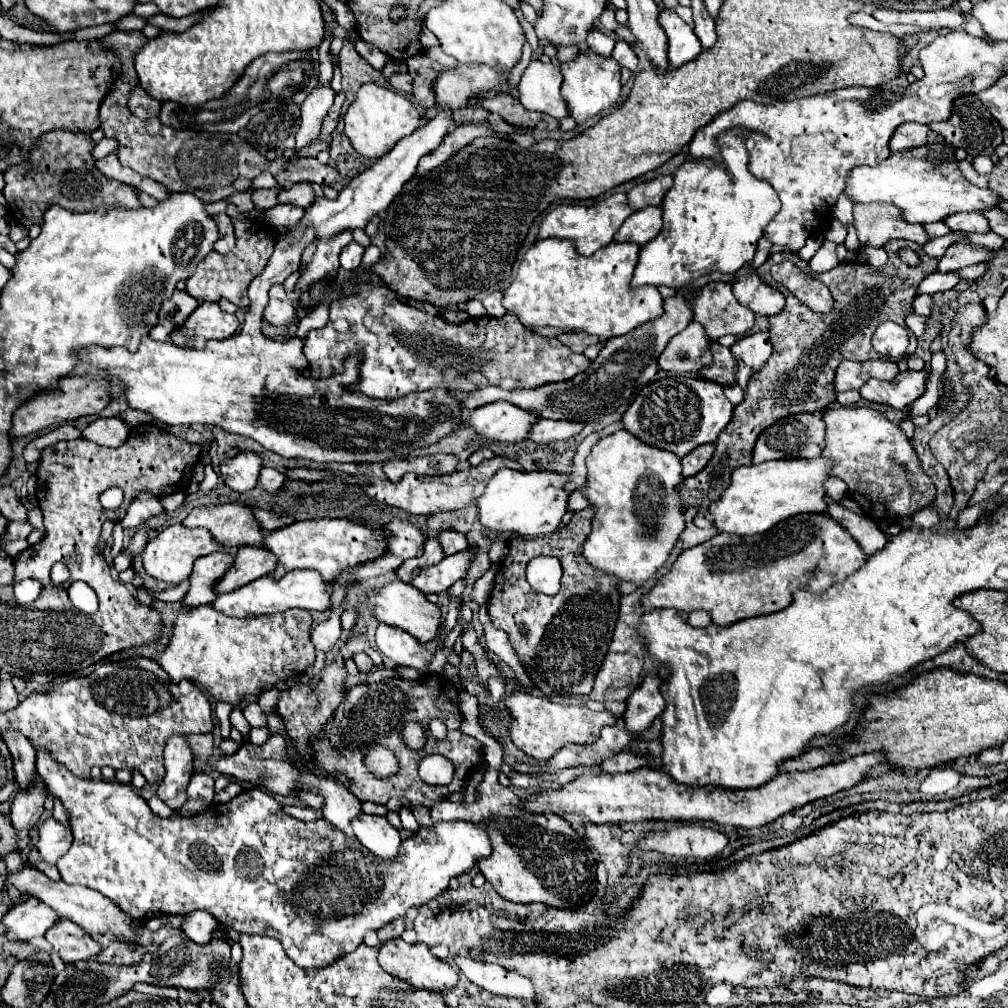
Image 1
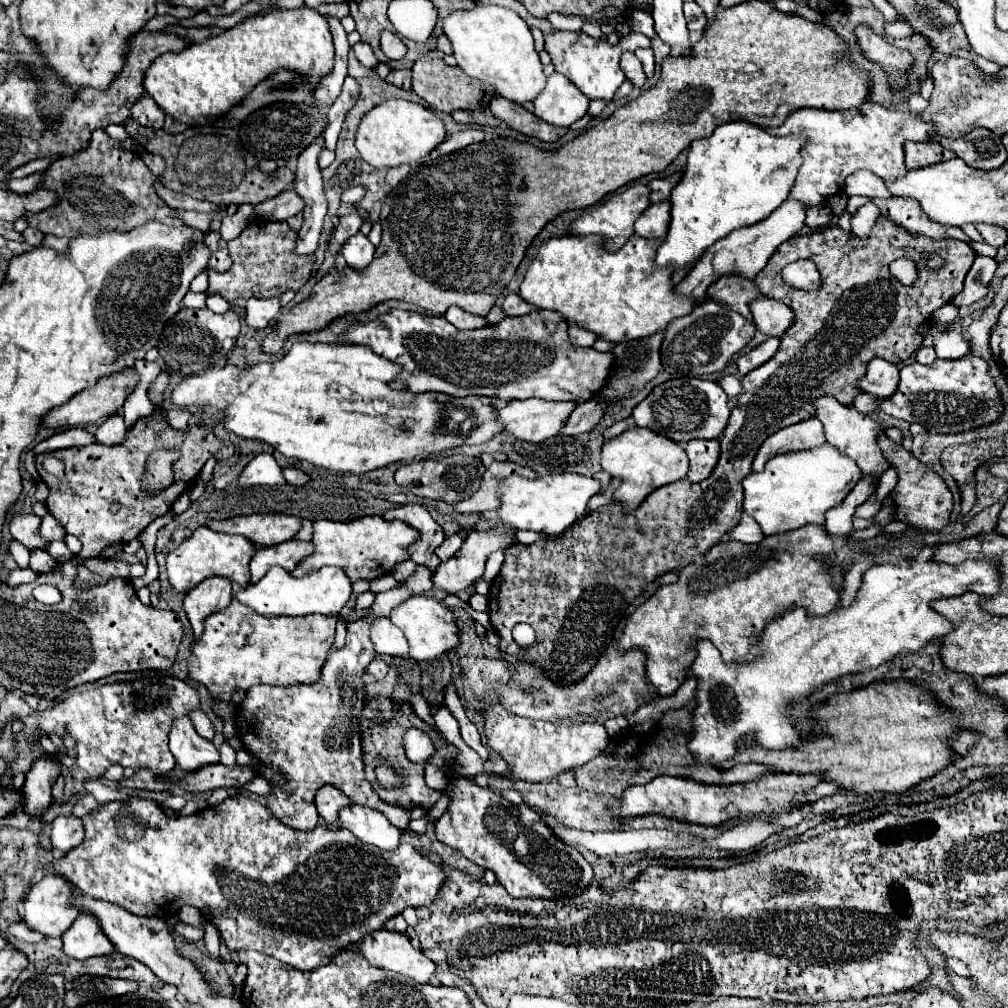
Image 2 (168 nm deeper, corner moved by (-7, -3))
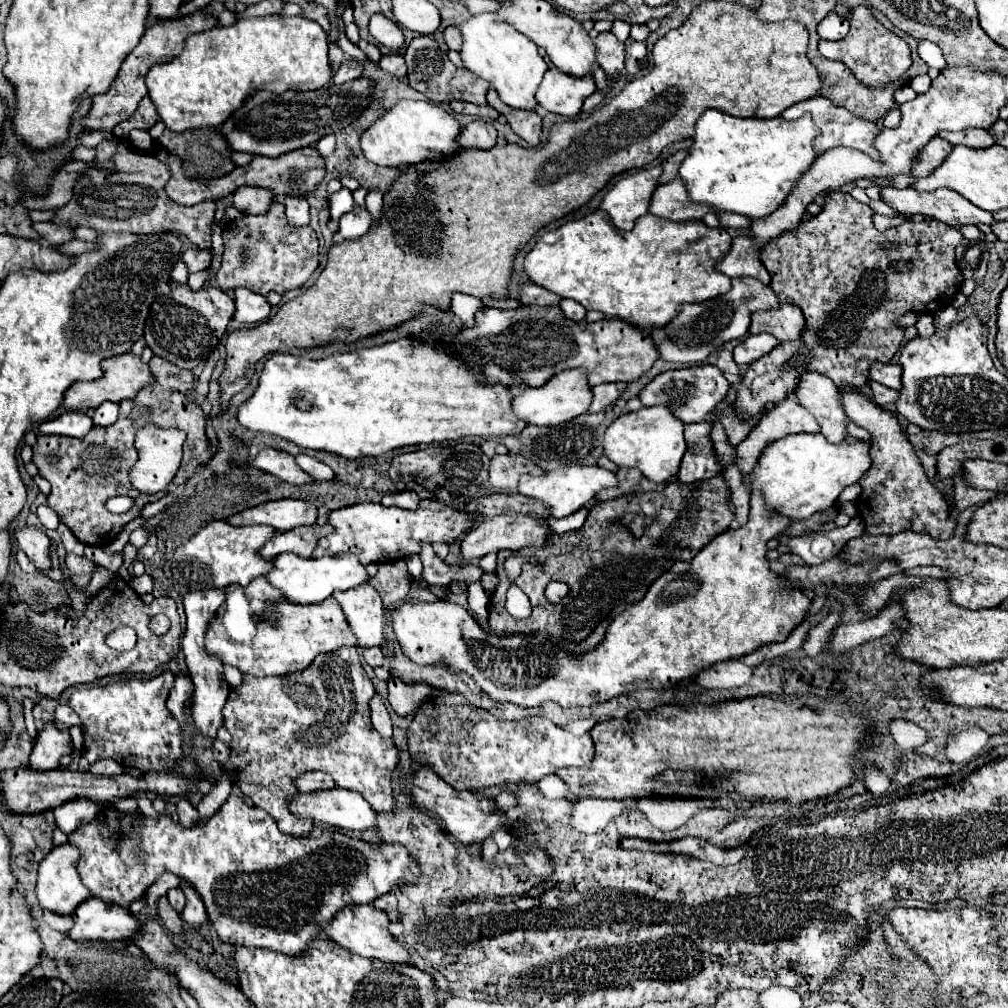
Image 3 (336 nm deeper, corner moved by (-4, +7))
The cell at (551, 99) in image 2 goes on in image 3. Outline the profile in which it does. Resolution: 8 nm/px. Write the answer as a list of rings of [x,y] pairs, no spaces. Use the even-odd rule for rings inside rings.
[[[552,67],[546,71],[542,79],[536,99],[546,111],[558,113],[562,117],[574,117],[578,115],[584,99],[590,97],[594,91],[596,91],[596,85],[592,75],[568,77],[566,73]]]

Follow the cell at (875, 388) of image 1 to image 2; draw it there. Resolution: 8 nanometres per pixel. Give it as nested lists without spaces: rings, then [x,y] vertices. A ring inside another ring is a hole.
[[[965,355],[957,361],[937,359],[927,367],[919,363],[905,367],[901,369],[901,383],[895,395],[879,401],[879,409],[883,413],[909,423],[919,421],[931,433],[959,433],[999,419],[1003,401],[993,379],[987,375],[987,363],[983,359]]]

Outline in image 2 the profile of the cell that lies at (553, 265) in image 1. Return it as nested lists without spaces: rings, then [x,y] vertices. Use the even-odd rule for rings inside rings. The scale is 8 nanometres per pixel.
[[[633,235],[617,253],[607,253],[599,237],[553,237],[545,241],[525,273],[521,299],[537,309],[549,309],[563,315],[567,323],[577,323],[605,341],[641,339],[665,329],[673,319],[689,315],[691,297],[673,293],[671,273],[655,269],[655,251],[659,239]]]

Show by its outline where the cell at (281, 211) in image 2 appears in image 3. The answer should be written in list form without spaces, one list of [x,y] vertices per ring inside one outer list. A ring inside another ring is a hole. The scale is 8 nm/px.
[[[240,187],[236,189],[236,193],[232,193],[232,205],[242,211],[242,213],[252,213],[252,215],[260,215],[266,213],[268,207],[272,205],[272,191],[268,193],[268,189],[260,189],[260,187]]]

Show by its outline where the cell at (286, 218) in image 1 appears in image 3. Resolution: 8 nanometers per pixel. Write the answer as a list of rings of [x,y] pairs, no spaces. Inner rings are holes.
[[[286,197],[284,199],[286,205],[286,217],[290,221],[290,225],[308,225],[310,223],[310,215],[308,215],[308,203],[306,199],[300,197]]]

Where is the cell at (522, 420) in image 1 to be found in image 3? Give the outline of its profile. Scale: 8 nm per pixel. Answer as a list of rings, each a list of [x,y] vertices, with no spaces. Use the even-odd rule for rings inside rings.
[[[568,369],[568,373],[556,373],[556,377],[552,377],[552,381],[548,381],[548,385],[542,385],[540,389],[516,385],[512,387],[512,393],[514,413],[526,423],[534,425],[558,425],[570,421],[586,413],[588,405],[592,403],[592,387],[588,385],[588,377],[584,377],[584,369]]]

